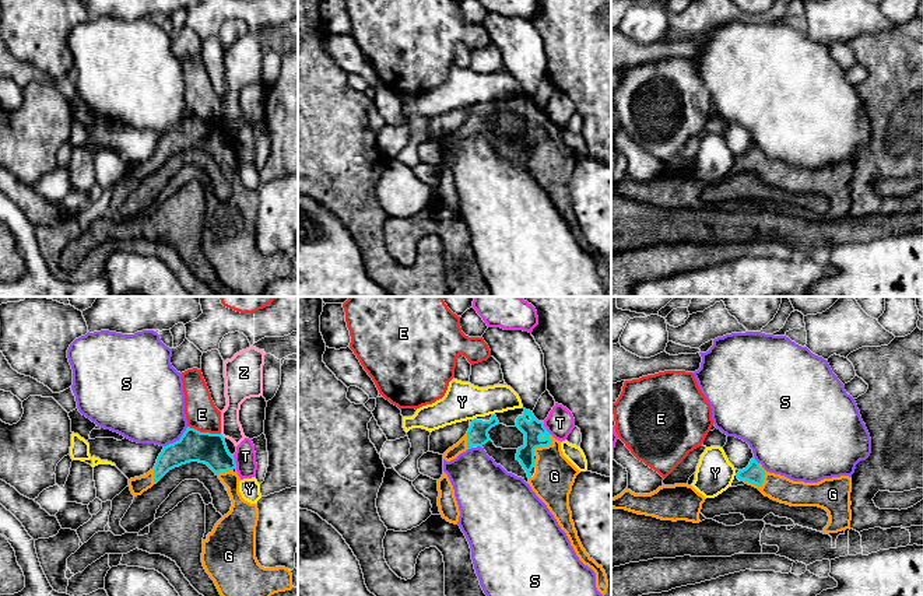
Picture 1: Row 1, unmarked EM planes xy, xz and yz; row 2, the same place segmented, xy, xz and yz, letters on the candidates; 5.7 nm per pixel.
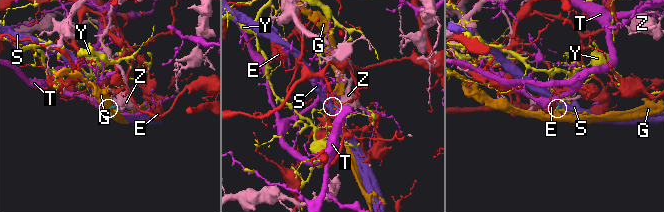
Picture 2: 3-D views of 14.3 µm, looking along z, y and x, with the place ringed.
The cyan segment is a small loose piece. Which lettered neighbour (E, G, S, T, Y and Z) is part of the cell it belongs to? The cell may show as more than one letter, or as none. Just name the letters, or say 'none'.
G

